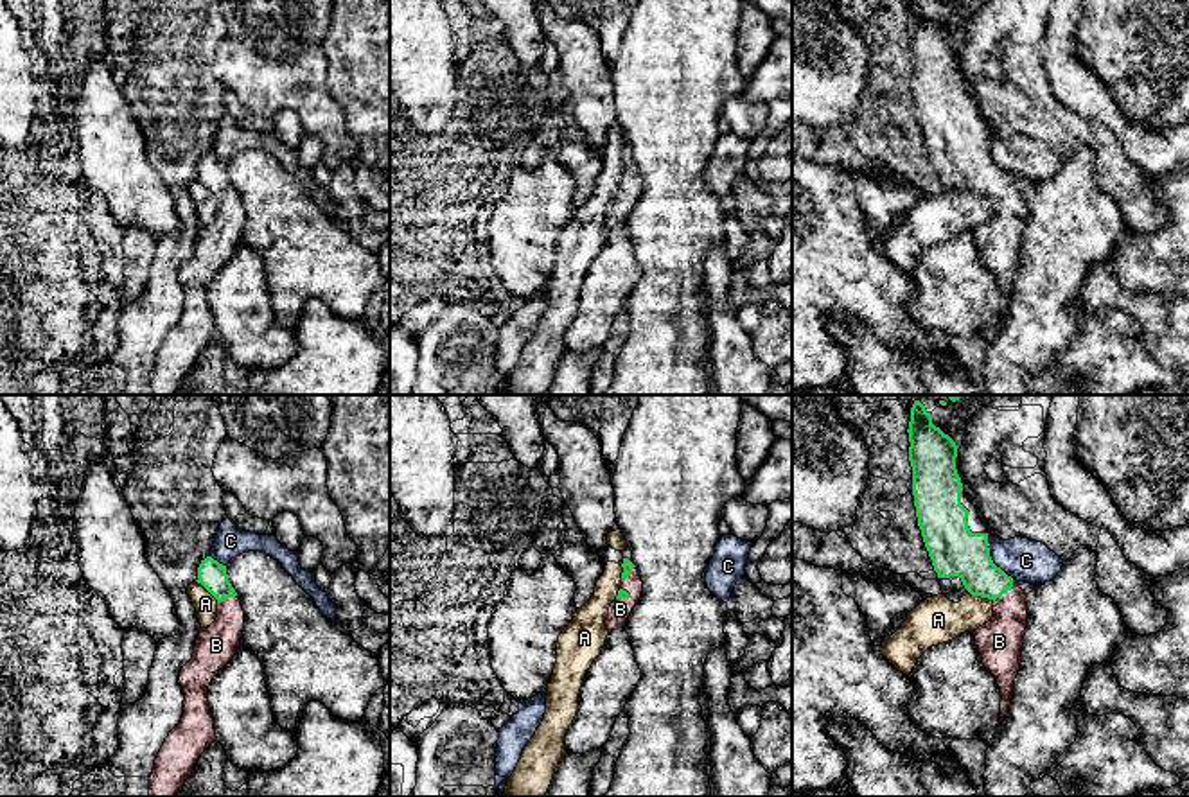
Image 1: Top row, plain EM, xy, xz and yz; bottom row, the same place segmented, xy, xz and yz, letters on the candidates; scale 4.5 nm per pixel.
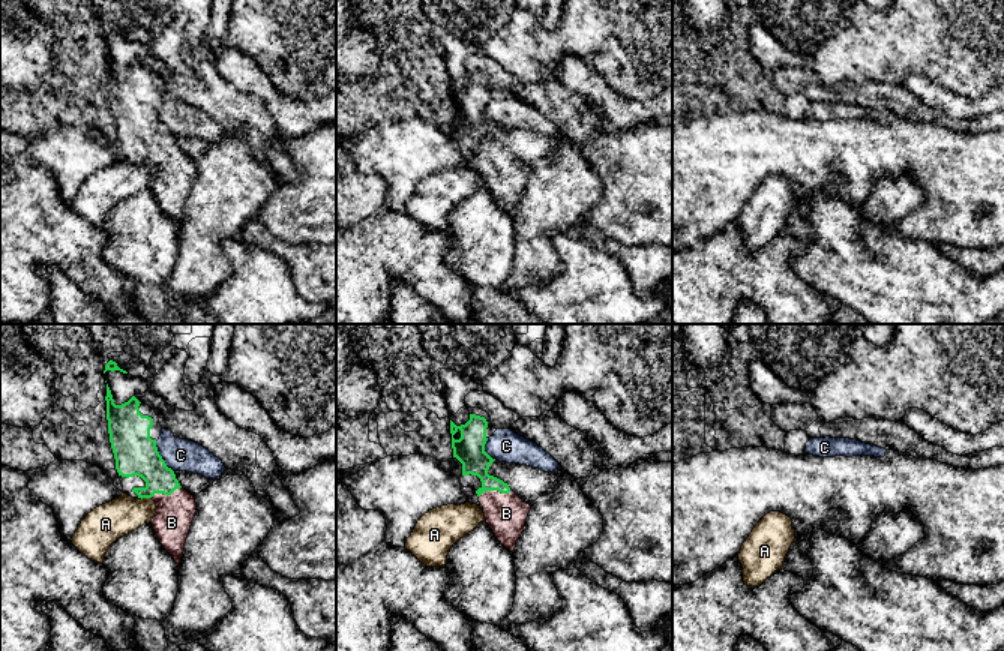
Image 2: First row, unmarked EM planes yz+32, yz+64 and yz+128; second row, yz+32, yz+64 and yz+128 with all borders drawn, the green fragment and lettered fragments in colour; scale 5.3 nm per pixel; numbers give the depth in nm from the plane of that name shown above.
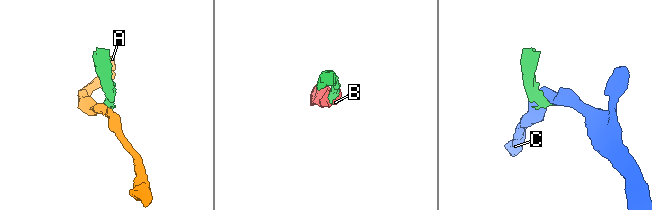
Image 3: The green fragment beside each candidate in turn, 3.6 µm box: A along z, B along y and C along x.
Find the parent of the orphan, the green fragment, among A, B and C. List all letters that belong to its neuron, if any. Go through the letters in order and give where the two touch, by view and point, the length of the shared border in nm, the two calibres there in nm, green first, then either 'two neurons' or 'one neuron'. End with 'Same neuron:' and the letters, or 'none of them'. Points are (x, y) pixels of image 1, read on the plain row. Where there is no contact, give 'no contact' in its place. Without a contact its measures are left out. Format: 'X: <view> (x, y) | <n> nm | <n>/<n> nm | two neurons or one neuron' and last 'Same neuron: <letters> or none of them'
A: yz (983, 194) | 120 nm | 220/200 nm | two neurons
B: yz (1004, 191) | 140 nm | 200/200 nm | one neuron
C: yz (990, 157) | 240 nm | 220/190 nm | two neurons
Same neuron: B

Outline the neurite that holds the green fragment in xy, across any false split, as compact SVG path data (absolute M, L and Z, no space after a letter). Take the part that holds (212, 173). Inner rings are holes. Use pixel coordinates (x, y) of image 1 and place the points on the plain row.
M207 154L198 165L196 180L217 197L217 215L199 228L192 257L180 269L183 314L156 352L149 395L176 395L201 352L217 337L207 296L208 284L241 246L244 208L226 163Z

